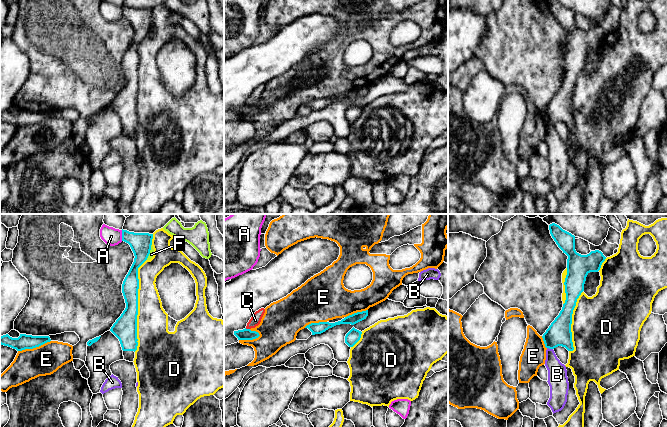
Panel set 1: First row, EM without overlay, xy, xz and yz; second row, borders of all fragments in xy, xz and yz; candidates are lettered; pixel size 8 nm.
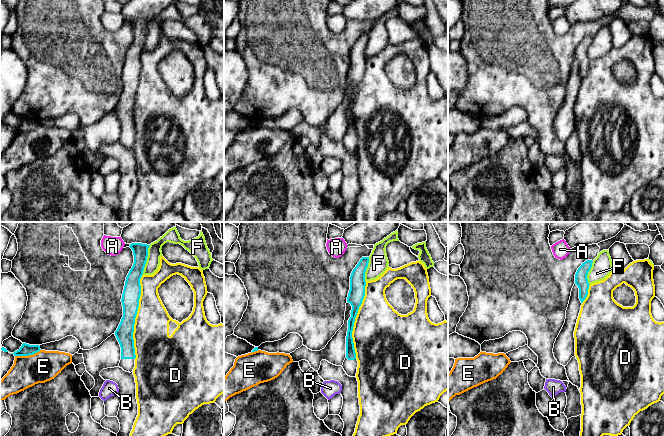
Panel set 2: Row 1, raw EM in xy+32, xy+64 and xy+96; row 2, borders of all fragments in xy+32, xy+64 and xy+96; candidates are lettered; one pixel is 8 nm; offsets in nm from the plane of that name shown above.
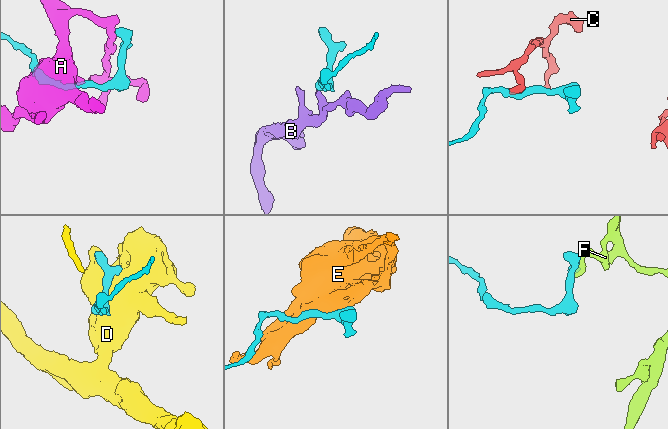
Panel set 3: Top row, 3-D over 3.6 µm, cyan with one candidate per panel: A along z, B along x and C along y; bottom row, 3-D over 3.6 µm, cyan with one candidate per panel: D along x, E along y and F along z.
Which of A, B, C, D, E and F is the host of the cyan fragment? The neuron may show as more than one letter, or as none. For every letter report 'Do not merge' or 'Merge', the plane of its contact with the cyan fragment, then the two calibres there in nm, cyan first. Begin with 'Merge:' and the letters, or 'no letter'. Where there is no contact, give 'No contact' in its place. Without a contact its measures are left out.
Merge: no letter
A: Do not merge. Touches cyan in xy. Thickness 170 nm (cyan) against 140 nm
B: Do not merge. Touches cyan in yz. Thickness 190 nm (cyan) against 160 nm
C: Do not merge. Touches cyan in xz. Thickness 100 nm (cyan) against 90 nm
D: Do not merge. Touches cyan in xy. Thickness 190 nm (cyan) against 260 nm
E: Do not merge. Touches cyan in xy. Thickness 120 nm (cyan) against 240 nm
F: Do not merge. Touches cyan in xy. Thickness 170 nm (cyan) against 40 nm

